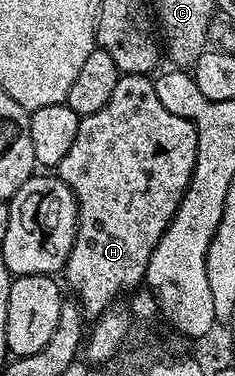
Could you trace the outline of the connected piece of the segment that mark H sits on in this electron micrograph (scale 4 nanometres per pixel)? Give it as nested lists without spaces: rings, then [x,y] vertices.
[[[121,74],[118,85],[114,85],[114,93],[110,93],[110,101],[98,109],[98,113],[90,113],[81,118],[78,125],[78,133],[74,136],[74,141],[70,144],[70,149],[66,157],[62,157],[58,168],[58,178],[66,184],[74,193],[76,204],[78,205],[78,225],[76,226],[76,240],[70,249],[70,257],[65,261],[62,268],[62,275],[68,278],[68,283],[72,286],[71,294],[75,296],[80,304],[80,310],[84,312],[89,320],[94,321],[101,313],[108,310],[117,302],[116,299],[123,291],[132,291],[136,286],[145,282],[147,265],[150,264],[151,254],[154,253],[155,246],[168,227],[168,223],[175,215],[179,207],[187,186],[190,185],[191,175],[194,173],[196,146],[198,137],[196,136],[196,127],[190,120],[184,120],[182,117],[176,117],[169,112],[158,101],[155,93],[153,80],[147,75],[126,75]]]

